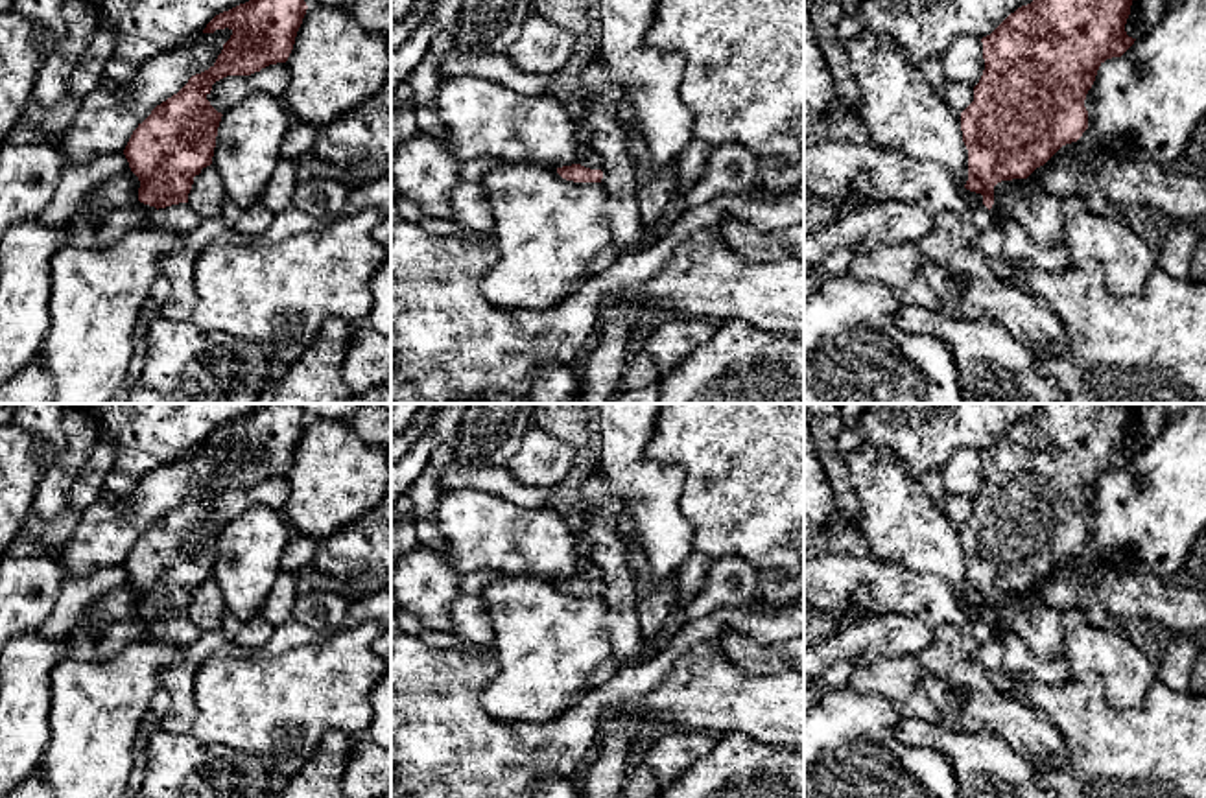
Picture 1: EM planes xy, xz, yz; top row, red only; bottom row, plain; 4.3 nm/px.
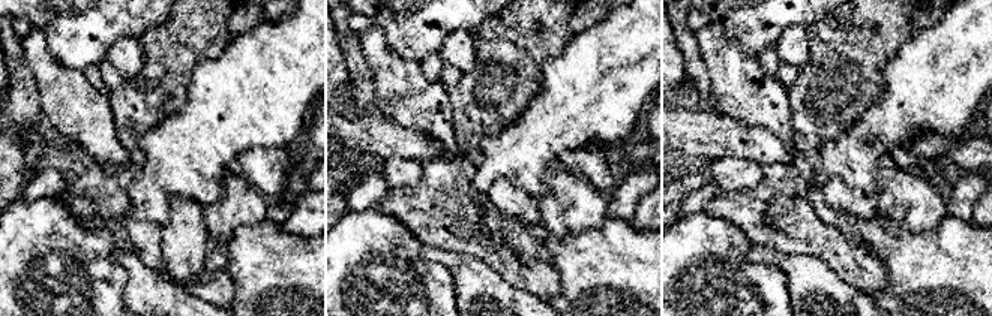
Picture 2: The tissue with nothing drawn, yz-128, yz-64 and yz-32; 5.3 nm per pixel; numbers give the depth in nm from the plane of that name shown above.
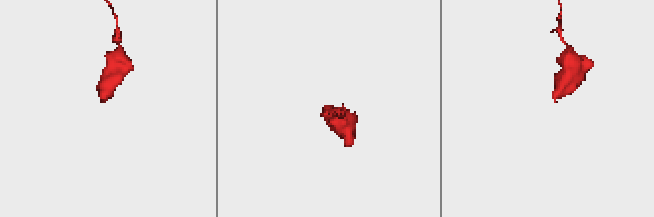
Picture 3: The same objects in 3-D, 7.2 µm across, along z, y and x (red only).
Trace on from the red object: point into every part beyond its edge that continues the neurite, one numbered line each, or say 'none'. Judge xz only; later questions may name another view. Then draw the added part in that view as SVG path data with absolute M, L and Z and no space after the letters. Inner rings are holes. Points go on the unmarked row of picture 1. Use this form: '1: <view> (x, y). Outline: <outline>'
1: xz (587, 570). Outline: M581 522L573 523L573 534L577 536L577 549L579 549L579 557L581 557L579 569L577 569L575 577L603 584L601 571L590 560L592 542L586 536L586 531L581 525Z

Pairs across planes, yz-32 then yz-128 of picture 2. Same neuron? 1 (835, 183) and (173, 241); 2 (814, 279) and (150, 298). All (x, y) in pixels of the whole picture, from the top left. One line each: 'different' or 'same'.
1: same
2: same

